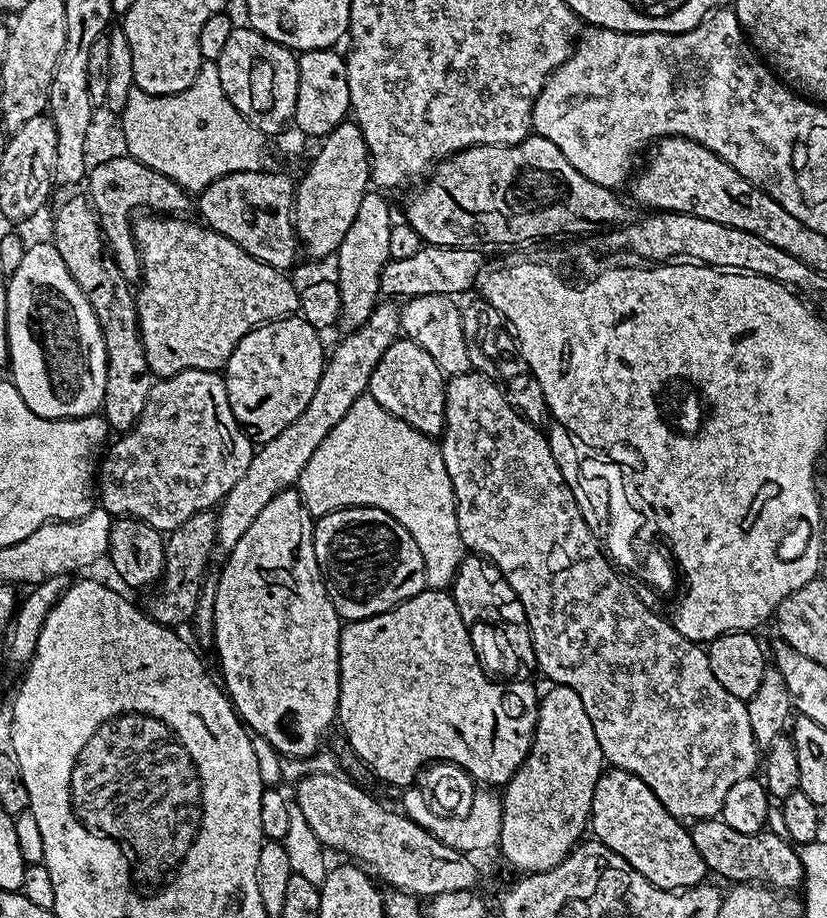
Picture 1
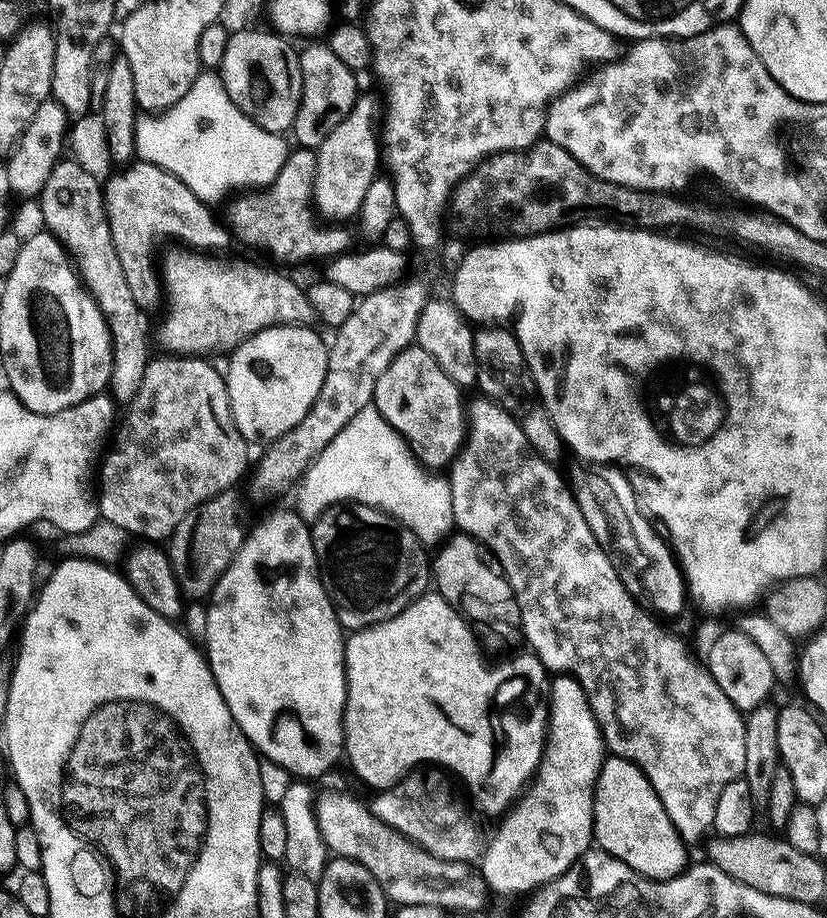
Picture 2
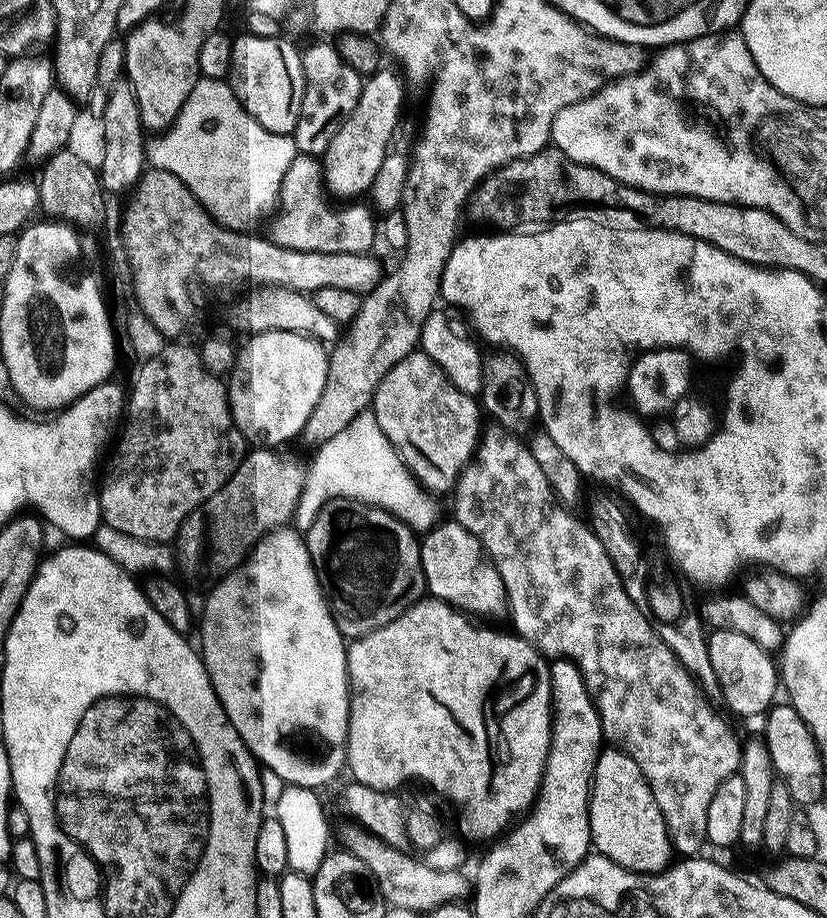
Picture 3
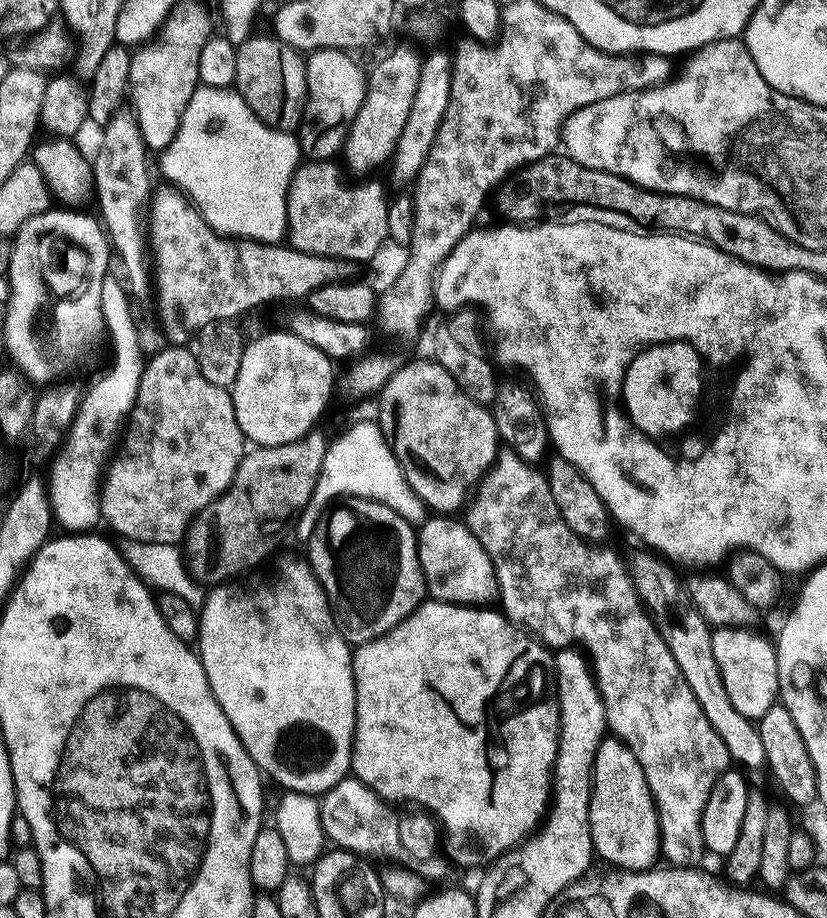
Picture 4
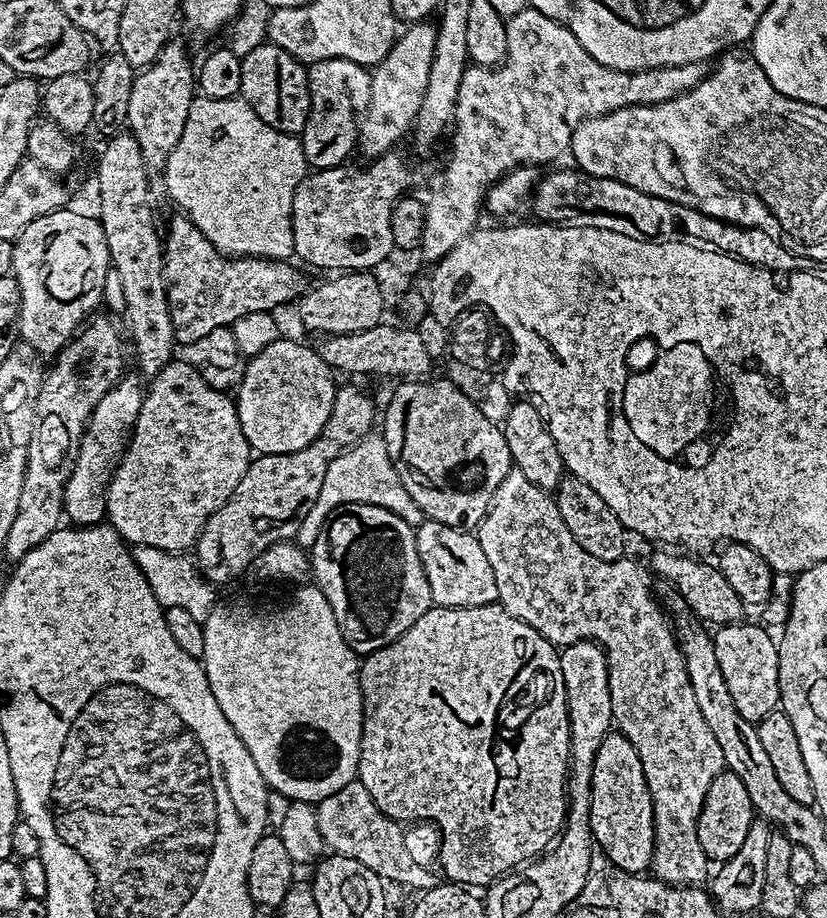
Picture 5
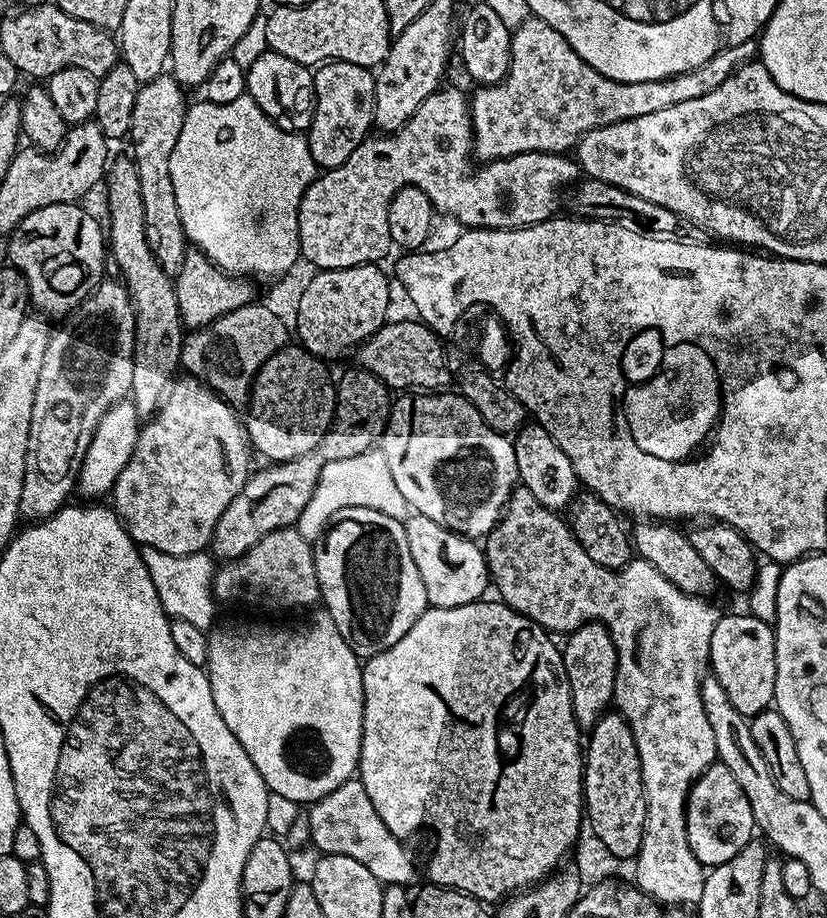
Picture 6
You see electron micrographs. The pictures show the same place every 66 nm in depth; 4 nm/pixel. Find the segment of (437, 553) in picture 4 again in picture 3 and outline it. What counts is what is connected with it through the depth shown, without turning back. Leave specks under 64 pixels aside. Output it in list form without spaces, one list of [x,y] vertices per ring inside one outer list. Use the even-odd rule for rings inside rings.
[[[439,523],[420,540],[420,561],[422,562],[427,591],[437,600],[442,600],[457,609],[466,612],[472,611],[473,613],[482,608],[484,594],[492,592],[492,594],[496,594],[496,598],[494,598],[494,602],[490,602],[488,608],[496,608],[496,618],[498,618],[498,606],[508,606],[508,600],[498,598],[500,592],[506,592],[506,586],[500,575],[494,574],[496,566],[484,566],[482,564],[480,556],[489,555],[478,542],[478,538],[474,538],[474,534],[470,534],[461,524],[444,523]],[[494,584],[503,584],[502,590]]]

